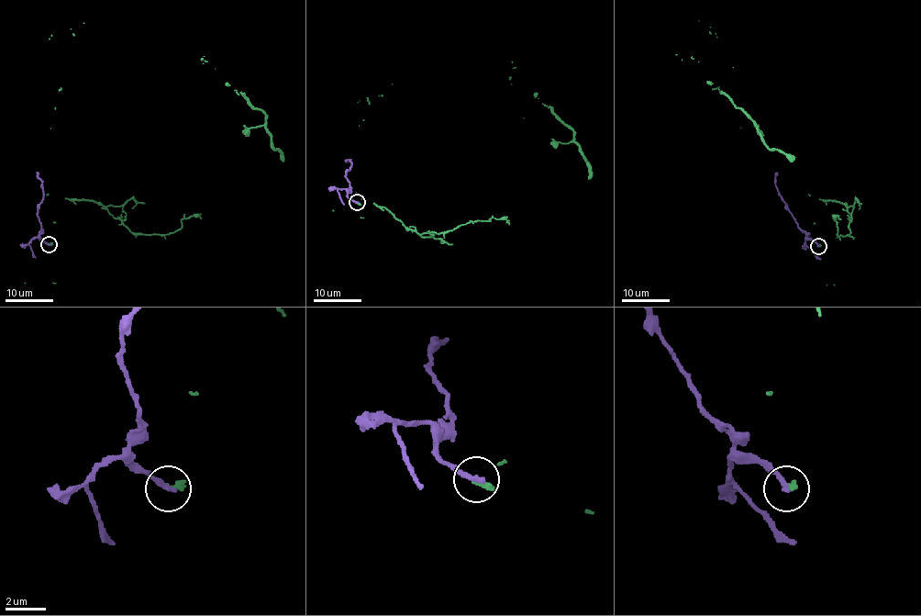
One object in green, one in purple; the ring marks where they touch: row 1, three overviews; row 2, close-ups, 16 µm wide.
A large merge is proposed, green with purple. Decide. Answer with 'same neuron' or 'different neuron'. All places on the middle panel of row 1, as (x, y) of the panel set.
different neuron

